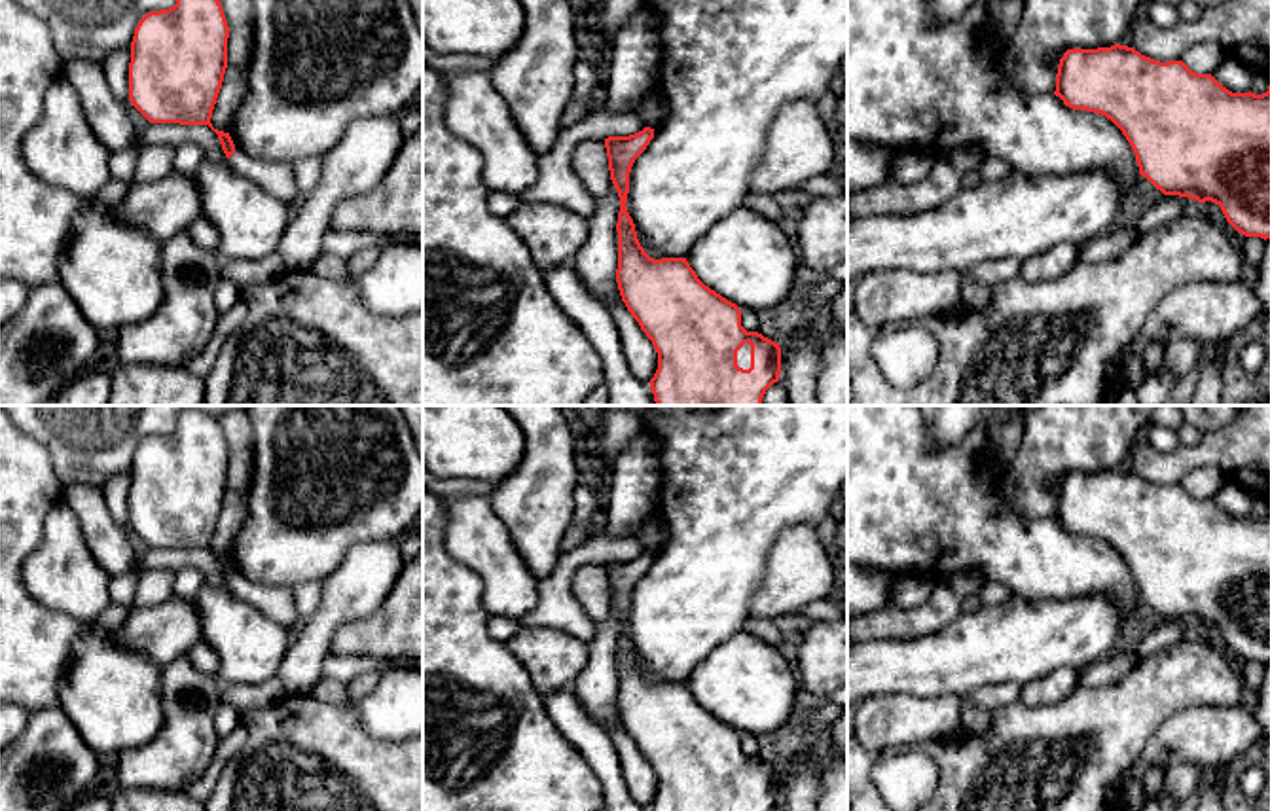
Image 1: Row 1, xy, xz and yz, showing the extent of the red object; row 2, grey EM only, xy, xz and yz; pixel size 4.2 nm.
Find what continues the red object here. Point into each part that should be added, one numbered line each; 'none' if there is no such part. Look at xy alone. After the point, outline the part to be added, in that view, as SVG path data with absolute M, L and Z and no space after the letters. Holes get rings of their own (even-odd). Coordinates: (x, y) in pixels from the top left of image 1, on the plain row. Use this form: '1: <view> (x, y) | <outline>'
1: xy (277, 603) | M235 570L235 578L227 584L227 589L241 601L263 612L273 622L290 629L298 620L298 606L292 587L277 587L265 584L254 584Z

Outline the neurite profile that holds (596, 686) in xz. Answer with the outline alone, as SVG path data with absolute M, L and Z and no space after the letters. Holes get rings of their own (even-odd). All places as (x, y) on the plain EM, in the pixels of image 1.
M610 604L607 618L595 625L590 661L572 688L588 716L610 733L618 694L618 637L620 622Z

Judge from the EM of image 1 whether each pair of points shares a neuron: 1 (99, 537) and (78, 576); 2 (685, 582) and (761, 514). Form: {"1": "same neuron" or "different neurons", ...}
{"1": "different neurons", "2": "same neuron"}

